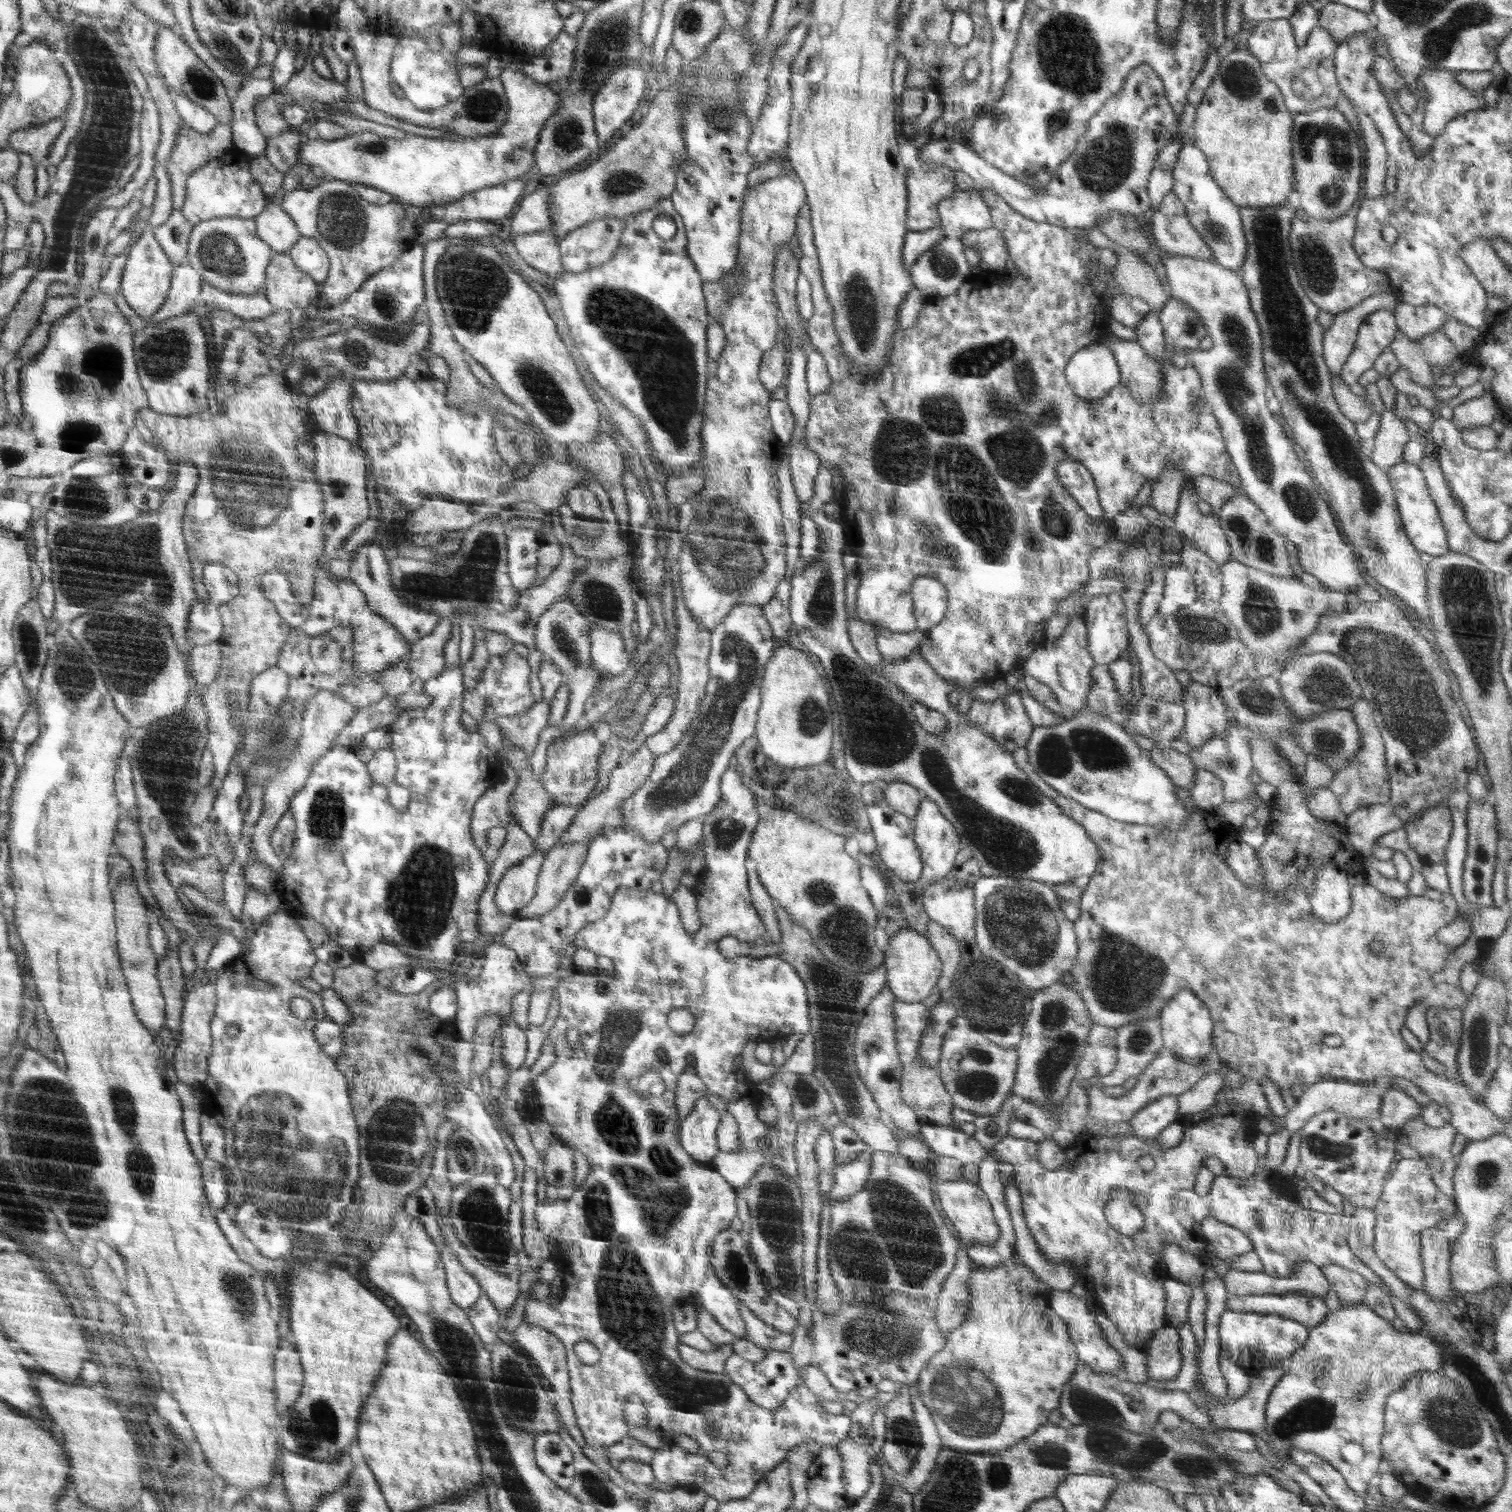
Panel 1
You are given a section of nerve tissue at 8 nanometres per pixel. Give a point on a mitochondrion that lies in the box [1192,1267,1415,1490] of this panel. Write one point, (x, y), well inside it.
(1315, 1413)

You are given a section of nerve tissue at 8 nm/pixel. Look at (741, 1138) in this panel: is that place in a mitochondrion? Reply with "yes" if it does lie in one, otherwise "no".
no

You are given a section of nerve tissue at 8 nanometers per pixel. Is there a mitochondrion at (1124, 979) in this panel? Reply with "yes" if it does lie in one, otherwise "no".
yes

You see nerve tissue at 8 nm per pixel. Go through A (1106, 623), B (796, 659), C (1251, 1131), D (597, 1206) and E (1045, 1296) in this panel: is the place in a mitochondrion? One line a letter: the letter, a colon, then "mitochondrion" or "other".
A: other
B: other
C: other
D: mitochondrion
E: other

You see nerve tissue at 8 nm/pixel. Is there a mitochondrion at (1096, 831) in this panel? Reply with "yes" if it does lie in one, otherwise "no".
no

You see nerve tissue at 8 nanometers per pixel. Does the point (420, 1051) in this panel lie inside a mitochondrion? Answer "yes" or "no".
no

